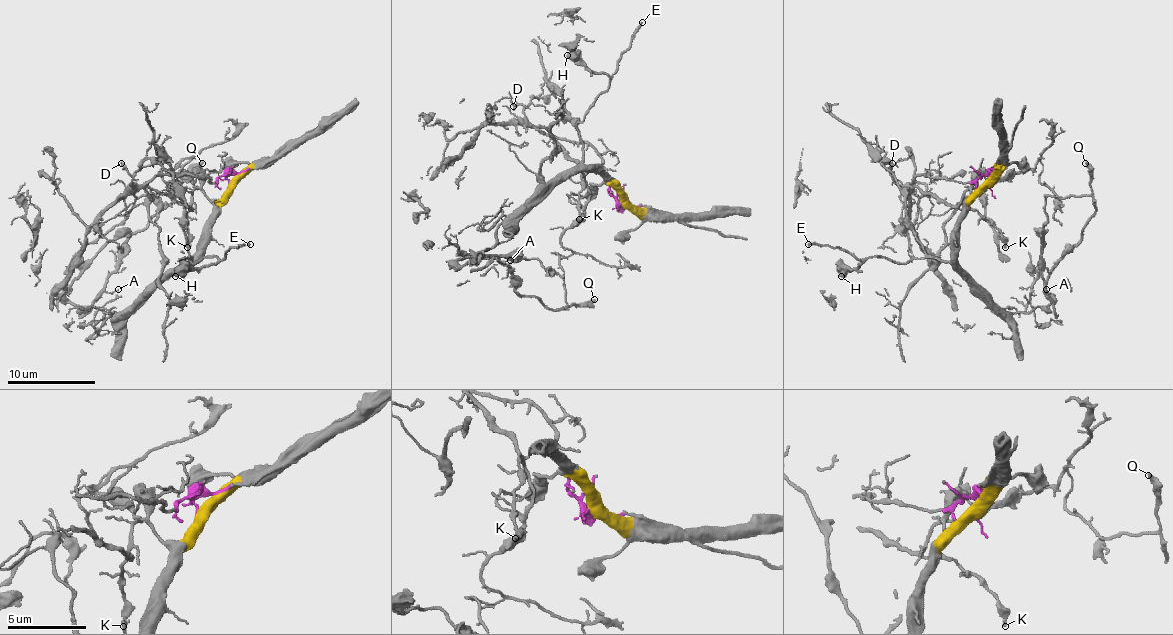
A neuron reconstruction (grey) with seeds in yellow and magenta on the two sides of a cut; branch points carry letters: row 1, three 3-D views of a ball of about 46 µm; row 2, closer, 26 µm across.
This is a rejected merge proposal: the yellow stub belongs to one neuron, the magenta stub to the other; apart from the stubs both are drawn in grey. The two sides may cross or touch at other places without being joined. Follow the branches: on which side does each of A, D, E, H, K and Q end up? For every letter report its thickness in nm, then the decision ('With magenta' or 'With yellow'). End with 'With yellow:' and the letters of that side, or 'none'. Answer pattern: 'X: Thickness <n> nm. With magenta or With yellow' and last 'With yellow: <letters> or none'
A: Thickness 110 nm. With yellow
D: Thickness 220 nm. With magenta
E: Thickness 200 nm. With yellow
H: Thickness 600 nm. With yellow
K: Thickness 300 nm. With magenta
Q: Thickness 400 nm. With yellow
With yellow: A, E, H, Q

